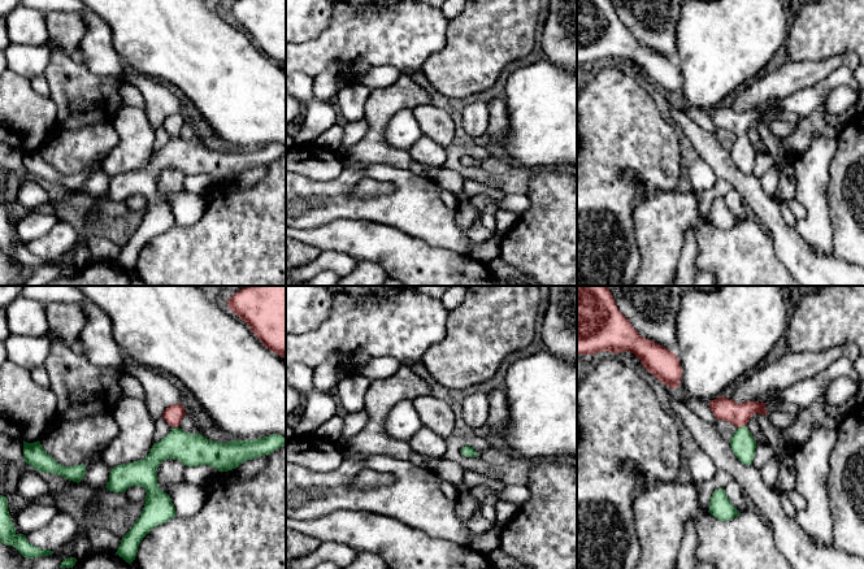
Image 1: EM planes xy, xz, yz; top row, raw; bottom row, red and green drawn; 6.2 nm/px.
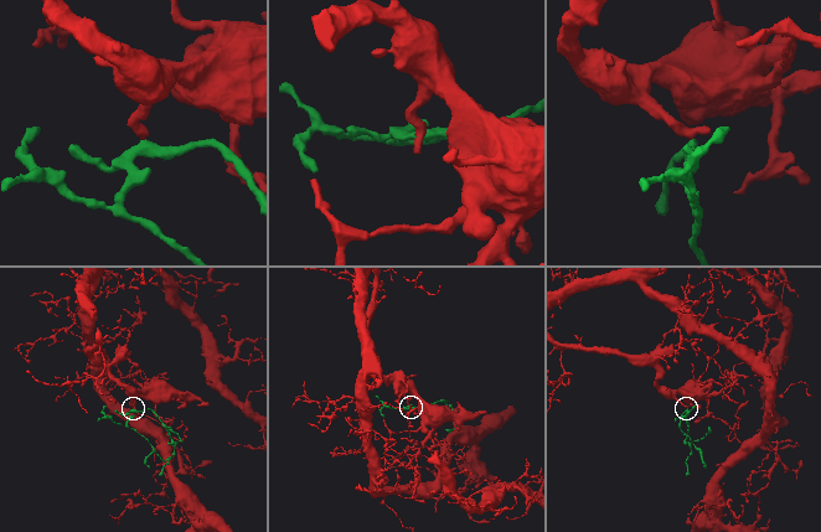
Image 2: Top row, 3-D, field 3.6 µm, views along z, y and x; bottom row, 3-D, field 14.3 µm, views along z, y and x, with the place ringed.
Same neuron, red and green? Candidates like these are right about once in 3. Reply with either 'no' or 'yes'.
yes

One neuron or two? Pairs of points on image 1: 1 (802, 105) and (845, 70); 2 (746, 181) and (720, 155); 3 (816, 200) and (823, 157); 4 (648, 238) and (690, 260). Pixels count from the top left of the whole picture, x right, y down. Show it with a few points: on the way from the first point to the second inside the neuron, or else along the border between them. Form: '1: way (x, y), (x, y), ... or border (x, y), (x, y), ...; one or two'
1: way (812, 98), (834, 79); one
2: way (738, 178), (723, 163); one
3: way (816, 190), (816, 168); one
4: border (693, 227), (686, 233), (676, 272); two

